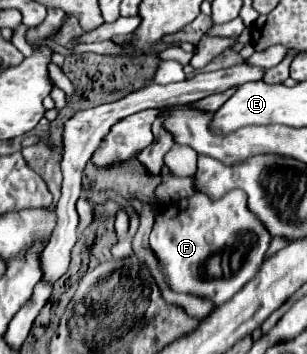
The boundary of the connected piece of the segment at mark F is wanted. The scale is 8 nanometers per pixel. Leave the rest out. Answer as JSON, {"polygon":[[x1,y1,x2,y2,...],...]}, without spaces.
{"polygon":[[238,189,228,191,222,199,212,201,206,195,192,195,190,199,176,201,162,207,156,213,156,223,150,233,150,247,160,263,160,271,166,277,166,285,178,293,192,293,198,297,208,297,216,305,232,299,260,269,264,253,270,245,270,233,246,207,246,195]]}

